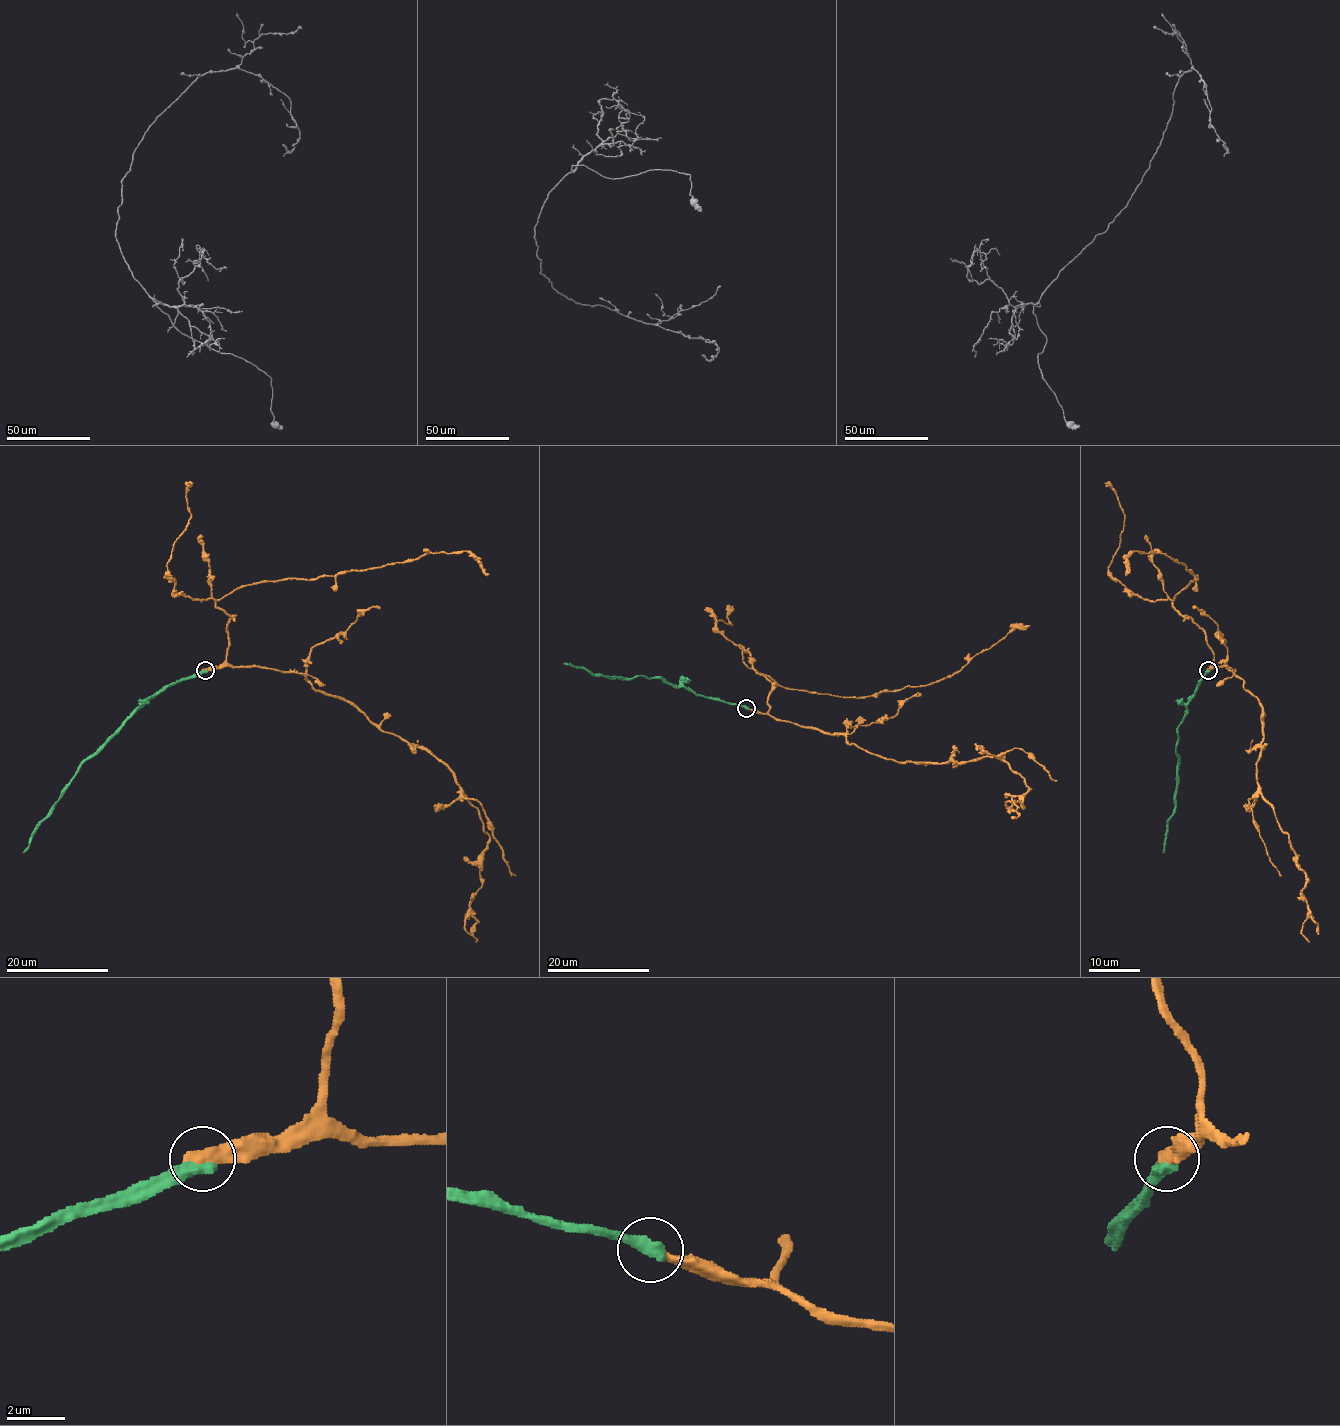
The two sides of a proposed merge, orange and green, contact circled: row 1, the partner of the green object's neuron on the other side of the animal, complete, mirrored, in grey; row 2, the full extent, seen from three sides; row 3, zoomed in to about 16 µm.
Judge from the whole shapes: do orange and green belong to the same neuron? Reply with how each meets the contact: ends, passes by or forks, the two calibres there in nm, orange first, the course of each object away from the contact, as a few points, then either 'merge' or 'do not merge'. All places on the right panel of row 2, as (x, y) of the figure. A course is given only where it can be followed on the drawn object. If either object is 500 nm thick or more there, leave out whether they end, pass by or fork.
calibres 440 and 500 nm; course orange (1207, 669), (1233, 672), (1263, 711), (1257, 791), (1305, 872), (1301, 934), (1309, 942); course green (1207, 669), (1198, 681), (1187, 705), (1187, 714), (1178, 727), (1175, 812), (1168, 822), (1164, 853); do not merge

